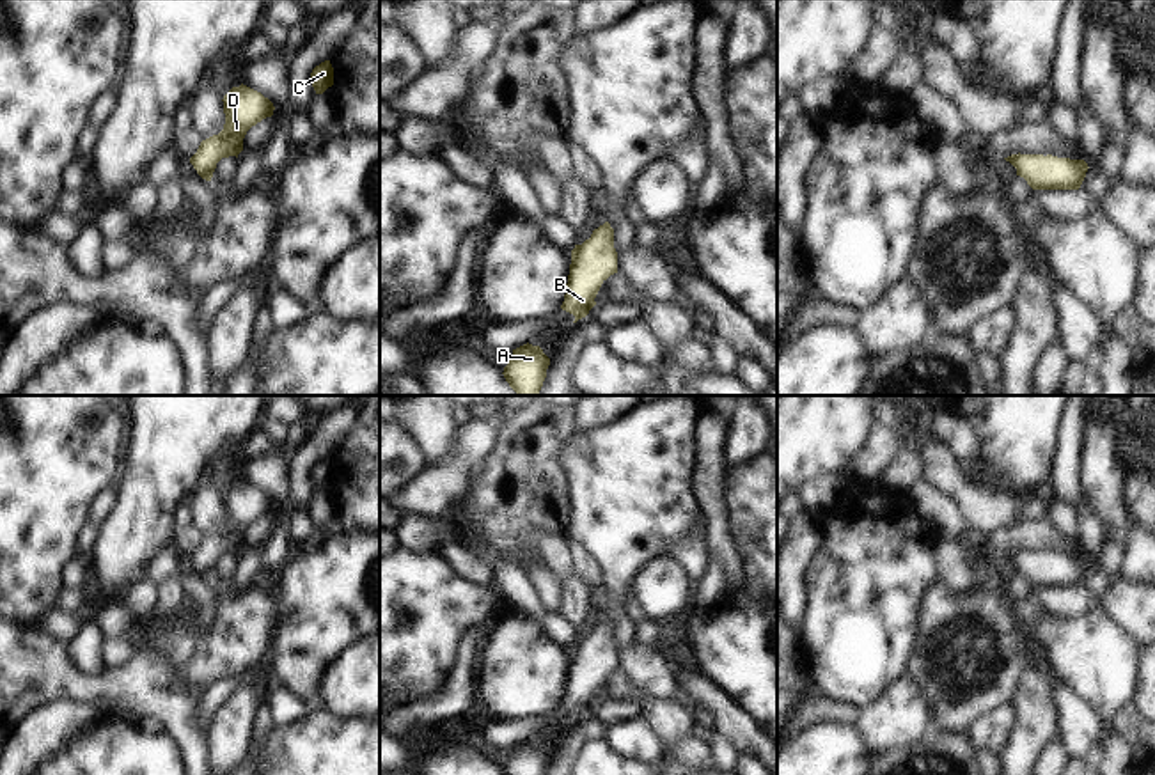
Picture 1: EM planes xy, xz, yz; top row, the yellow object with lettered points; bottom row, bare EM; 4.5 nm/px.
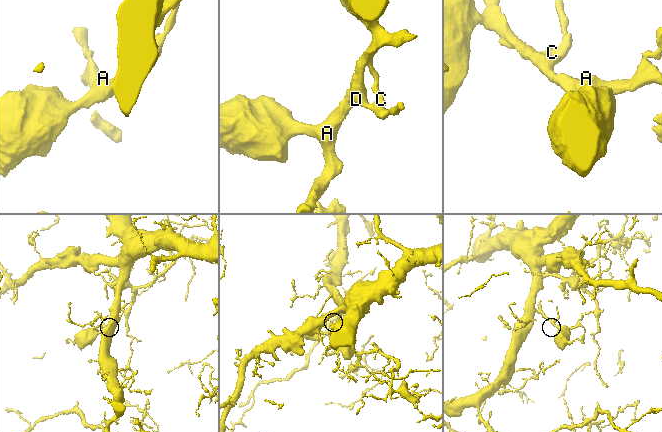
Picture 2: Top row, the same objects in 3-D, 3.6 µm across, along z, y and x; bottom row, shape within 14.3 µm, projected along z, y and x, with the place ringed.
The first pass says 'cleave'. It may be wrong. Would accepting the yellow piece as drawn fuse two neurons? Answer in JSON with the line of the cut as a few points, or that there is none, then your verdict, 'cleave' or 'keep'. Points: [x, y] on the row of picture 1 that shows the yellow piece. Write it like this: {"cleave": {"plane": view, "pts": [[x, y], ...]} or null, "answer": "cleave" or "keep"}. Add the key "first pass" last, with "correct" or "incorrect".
{"cleave": null, "answer": "keep", "first pass": "incorrect"}

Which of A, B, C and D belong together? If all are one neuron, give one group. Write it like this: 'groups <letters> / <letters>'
groups A B C D

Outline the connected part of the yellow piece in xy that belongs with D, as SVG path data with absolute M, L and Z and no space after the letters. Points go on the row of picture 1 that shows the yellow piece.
M240 85L232 87L224 96L225 124L218 135L200 142L190 163L197 174L211 181L216 163L222 158L236 156L243 151L243 138L247 131L266 117L273 115L273 103L261 92Z

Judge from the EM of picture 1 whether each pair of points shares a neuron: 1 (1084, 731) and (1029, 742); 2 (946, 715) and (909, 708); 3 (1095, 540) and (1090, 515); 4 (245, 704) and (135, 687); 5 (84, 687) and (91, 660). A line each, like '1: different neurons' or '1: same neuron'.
1: different neurons
2: different neurons
3: same neuron
4: different neurons
5: different neurons

